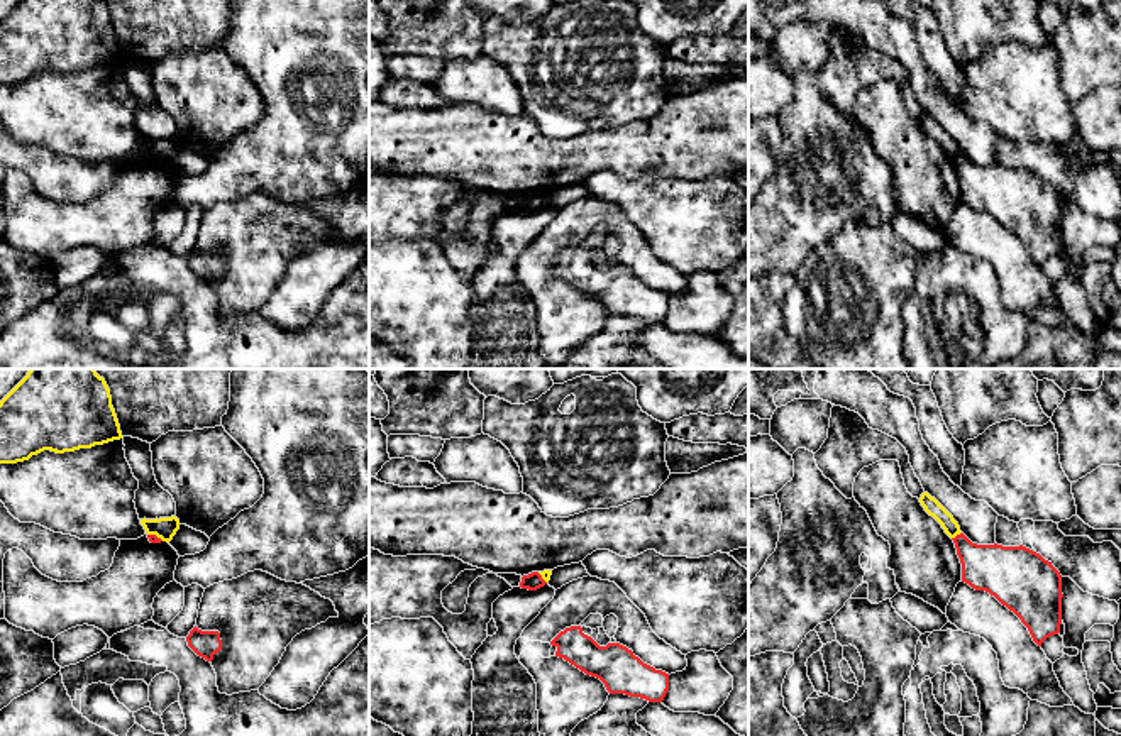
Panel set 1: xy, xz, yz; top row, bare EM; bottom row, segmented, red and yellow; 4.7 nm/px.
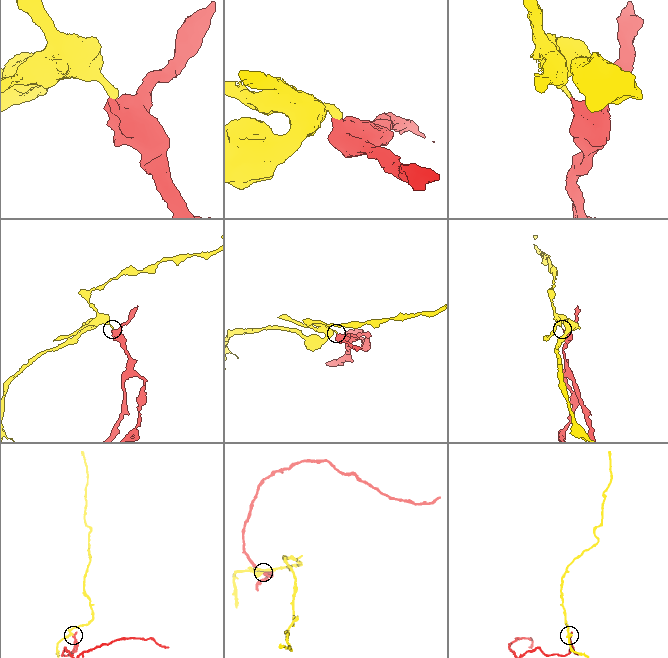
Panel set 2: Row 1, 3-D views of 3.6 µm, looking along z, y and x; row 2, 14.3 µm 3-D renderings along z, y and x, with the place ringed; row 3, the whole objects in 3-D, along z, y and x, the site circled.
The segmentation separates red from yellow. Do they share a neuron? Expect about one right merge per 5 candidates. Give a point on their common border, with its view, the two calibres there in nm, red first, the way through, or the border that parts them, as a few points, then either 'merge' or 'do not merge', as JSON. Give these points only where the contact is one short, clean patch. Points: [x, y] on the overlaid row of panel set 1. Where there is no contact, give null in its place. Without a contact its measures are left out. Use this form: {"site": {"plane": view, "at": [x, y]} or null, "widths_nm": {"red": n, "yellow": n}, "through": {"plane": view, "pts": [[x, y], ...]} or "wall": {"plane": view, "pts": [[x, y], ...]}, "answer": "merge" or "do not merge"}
{"site": {"plane": "yz", "at": [957, 535]}, "widths_nm": {"red": 240, "yellow": 80}, "wall": {"plane": "yz", "pts": [[960, 532], [952, 538]]}, "answer": "do not merge"}

